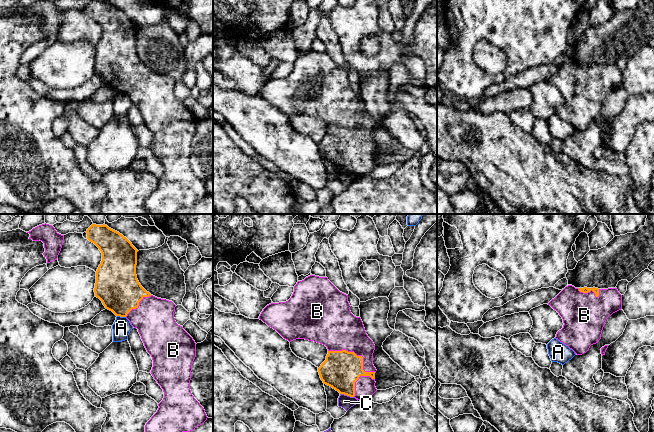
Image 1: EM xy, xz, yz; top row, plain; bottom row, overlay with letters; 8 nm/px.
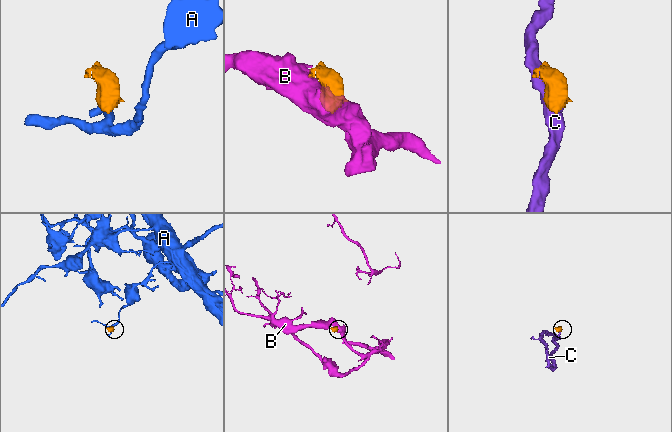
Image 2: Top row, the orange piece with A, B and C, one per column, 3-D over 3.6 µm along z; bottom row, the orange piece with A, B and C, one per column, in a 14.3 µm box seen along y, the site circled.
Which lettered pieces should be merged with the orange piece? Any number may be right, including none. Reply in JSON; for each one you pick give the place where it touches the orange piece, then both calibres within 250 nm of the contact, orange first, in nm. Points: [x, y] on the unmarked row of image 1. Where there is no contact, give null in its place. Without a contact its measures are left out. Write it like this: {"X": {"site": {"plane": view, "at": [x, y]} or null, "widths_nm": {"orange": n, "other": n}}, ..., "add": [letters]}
{"B": {"site": {"plane": "xz", "at": [356, 131]}, "widths_nm": {"orange": 300, "other": 320}}, "add": ["B"]}

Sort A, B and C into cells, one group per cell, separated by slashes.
A / B / C

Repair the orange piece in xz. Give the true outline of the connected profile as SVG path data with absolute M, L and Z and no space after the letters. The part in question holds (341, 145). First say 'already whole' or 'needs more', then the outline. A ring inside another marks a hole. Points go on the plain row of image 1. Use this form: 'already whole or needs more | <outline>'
needs more | M310 51L297 58L288 77L267 81L259 95L289 118L305 115L325 121L328 130L318 144L323 159L340 170L362 176L377 167L377 146L373 141L375 121L366 110L361 94L354 92L350 83L348 71L340 68L327 53Z

